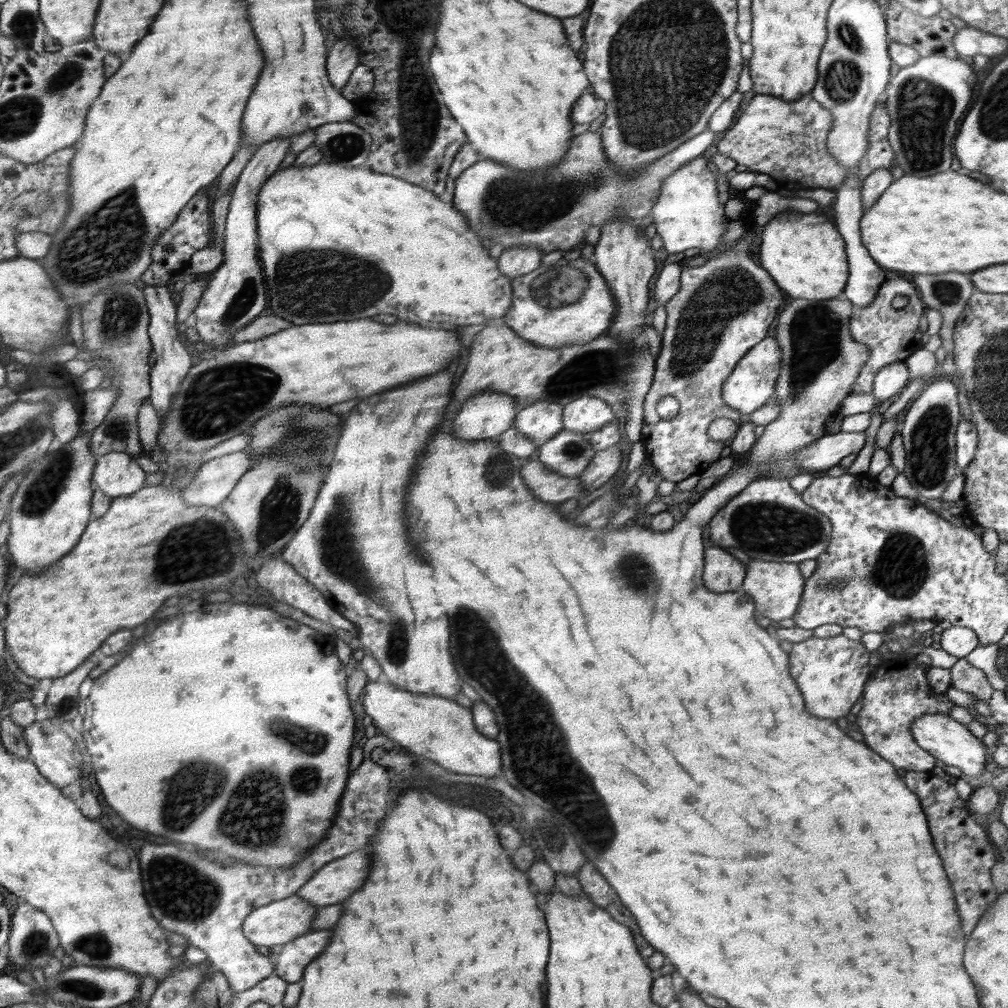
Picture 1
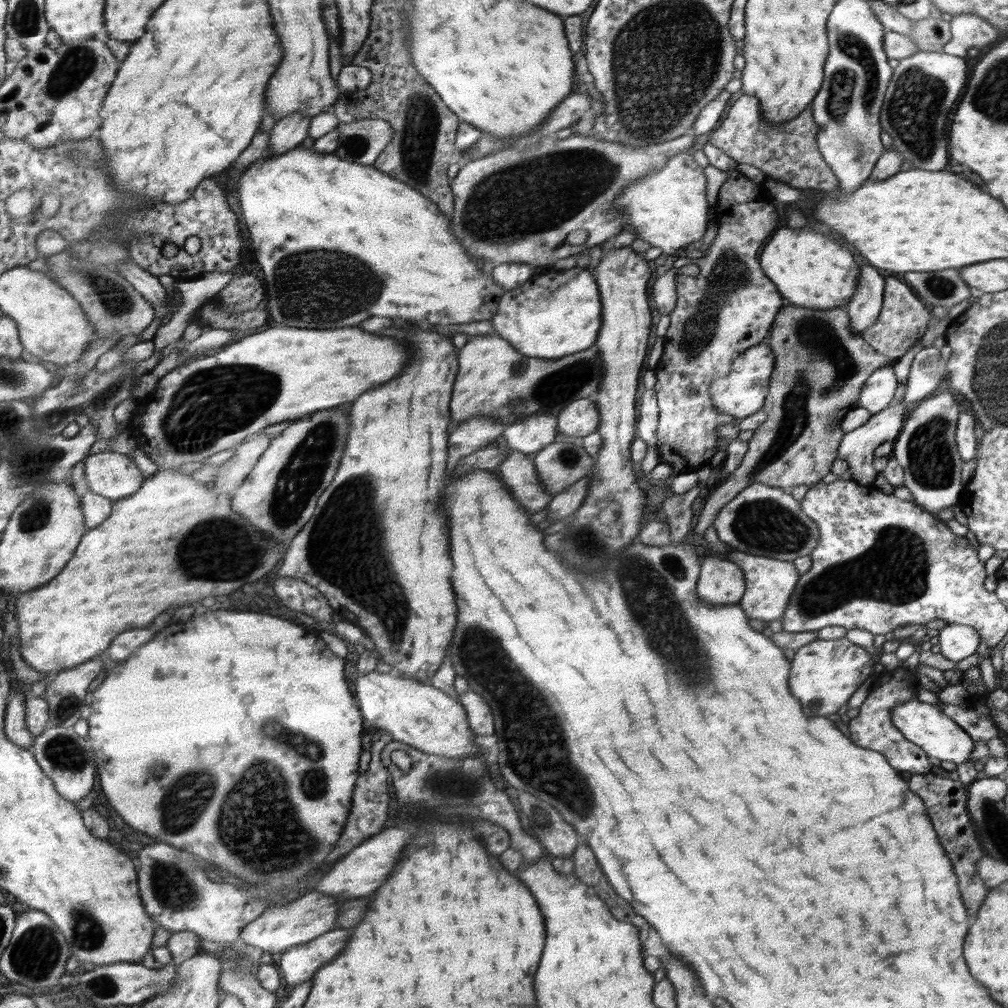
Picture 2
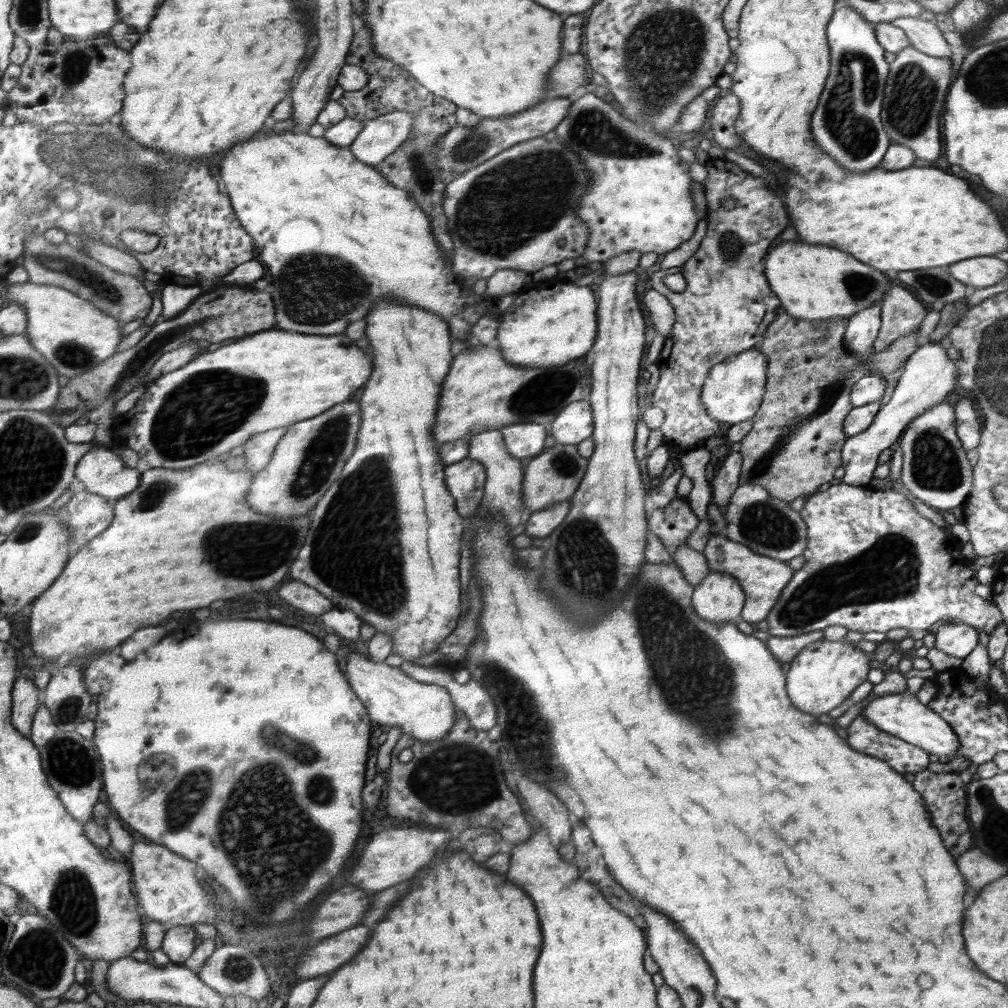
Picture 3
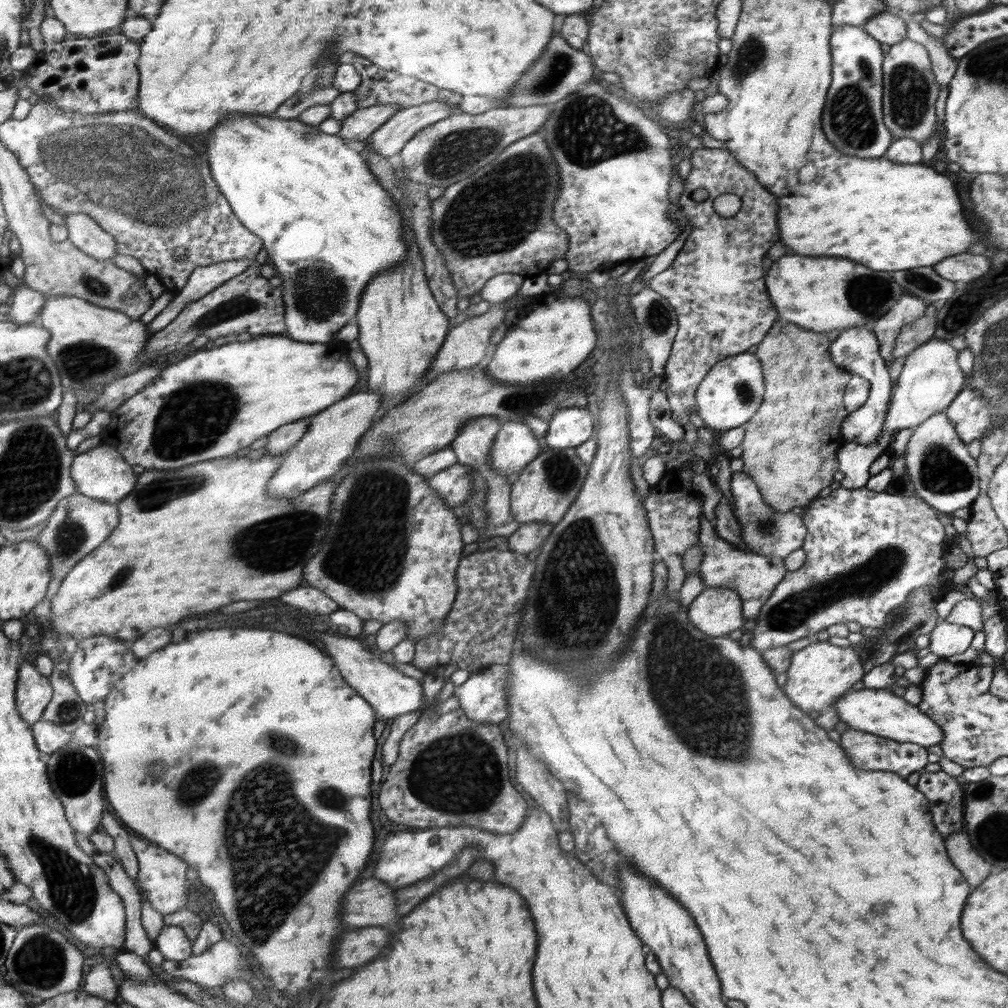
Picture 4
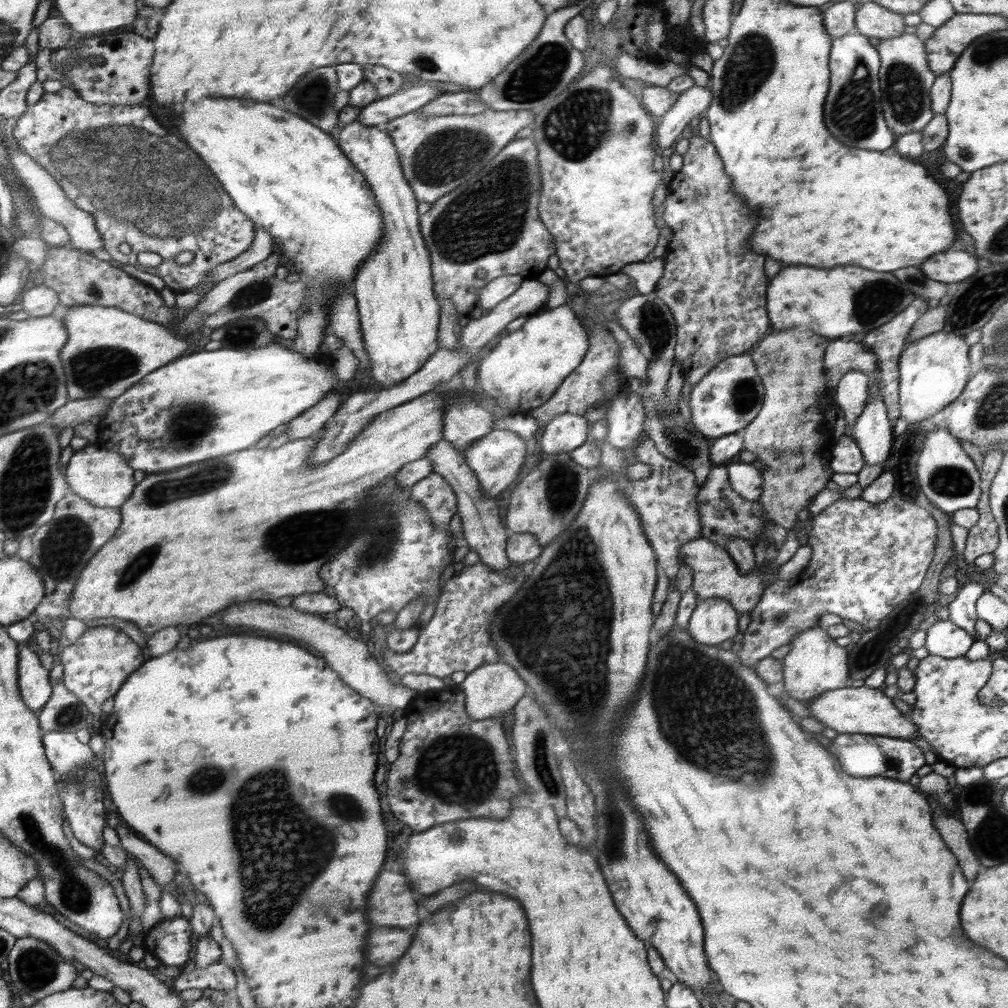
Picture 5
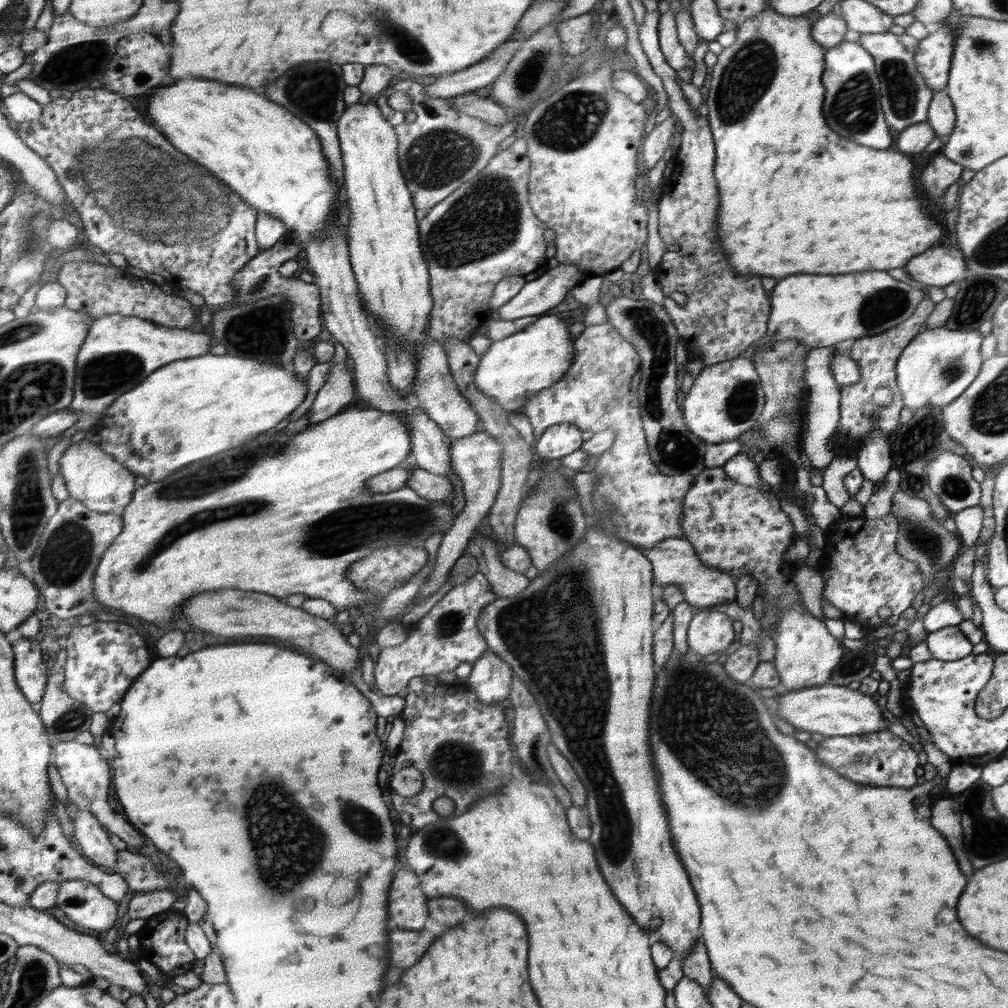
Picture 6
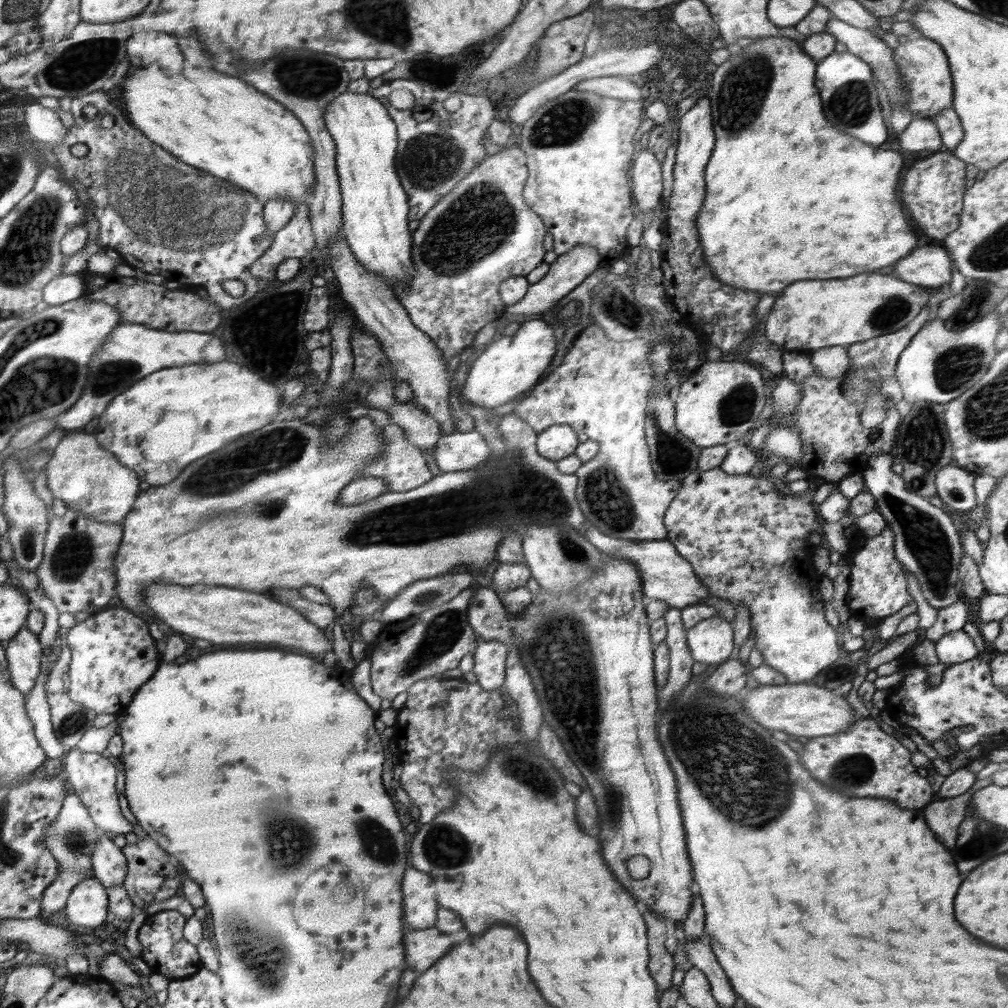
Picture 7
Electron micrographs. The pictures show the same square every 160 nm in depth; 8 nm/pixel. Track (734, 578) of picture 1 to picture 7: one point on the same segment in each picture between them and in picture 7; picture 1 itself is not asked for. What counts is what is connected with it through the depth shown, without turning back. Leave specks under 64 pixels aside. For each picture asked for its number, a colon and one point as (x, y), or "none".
2: (720, 581)
3: (718, 598)
4: (716, 611)
5: (714, 620)
6: (710, 631)
7: (711, 641)

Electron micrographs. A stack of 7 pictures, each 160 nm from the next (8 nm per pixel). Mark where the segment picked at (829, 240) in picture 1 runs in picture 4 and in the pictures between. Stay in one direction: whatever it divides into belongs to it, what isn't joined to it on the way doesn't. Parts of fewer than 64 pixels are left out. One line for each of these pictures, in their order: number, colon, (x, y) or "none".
2: (809, 269)
3: (812, 282)
4: (820, 294)

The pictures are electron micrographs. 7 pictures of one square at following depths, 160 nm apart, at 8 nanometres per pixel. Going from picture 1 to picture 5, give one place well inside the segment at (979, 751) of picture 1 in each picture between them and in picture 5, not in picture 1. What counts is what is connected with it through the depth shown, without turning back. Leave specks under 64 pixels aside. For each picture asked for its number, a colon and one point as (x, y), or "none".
2: (925, 725)
3: (902, 715)
4: (879, 711)
5: (868, 711)

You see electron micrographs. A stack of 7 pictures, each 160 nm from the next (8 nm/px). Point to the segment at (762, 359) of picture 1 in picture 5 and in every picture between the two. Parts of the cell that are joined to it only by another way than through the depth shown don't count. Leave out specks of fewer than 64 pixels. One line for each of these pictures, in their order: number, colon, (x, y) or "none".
2: (742, 392)
3: (733, 390)
4: (728, 396)
5: (730, 396)

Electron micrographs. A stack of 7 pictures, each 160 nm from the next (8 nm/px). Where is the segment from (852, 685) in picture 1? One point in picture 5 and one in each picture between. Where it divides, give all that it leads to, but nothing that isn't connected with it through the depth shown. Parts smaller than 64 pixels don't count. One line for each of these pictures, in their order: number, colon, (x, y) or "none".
2: (829, 672)
3: (825, 673)
4: (821, 673)
5: (816, 664)

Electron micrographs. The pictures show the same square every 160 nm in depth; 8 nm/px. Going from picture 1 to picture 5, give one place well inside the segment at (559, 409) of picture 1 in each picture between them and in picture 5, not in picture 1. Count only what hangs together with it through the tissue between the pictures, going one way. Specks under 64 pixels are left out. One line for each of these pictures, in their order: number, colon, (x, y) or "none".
2: (531, 434)
3: (526, 440)
4: (514, 447)
5: (499, 459)

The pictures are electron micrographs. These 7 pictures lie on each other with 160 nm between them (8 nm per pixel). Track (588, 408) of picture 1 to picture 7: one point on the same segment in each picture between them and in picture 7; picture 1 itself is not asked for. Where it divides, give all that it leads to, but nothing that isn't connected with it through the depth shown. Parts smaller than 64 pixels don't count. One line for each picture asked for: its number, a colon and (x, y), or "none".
2: (580, 418)
3: (574, 424)
4: (570, 427)
5: (567, 432)
6: (559, 440)
7: (555, 443)

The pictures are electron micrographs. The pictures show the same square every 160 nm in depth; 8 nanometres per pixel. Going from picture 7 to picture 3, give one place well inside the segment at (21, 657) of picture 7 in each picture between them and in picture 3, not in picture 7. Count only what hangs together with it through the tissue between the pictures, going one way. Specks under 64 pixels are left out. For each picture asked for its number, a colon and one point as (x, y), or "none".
3: (27, 704)
4: (36, 692)
5: (34, 683)
6: (30, 669)

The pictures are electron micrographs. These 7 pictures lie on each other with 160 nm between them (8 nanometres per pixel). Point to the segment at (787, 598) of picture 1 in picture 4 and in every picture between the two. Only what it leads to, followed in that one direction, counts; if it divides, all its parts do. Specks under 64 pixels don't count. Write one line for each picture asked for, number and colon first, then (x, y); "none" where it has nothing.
2: (768, 582)
3: (762, 579)
4: (753, 576)

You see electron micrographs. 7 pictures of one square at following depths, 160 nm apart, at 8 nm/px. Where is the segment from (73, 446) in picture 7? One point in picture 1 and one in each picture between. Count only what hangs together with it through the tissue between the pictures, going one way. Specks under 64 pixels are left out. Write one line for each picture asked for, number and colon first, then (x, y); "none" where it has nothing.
1: (117, 474)
2: (109, 474)
3: (102, 473)
4: (101, 474)
5: (103, 478)
6: (94, 477)

